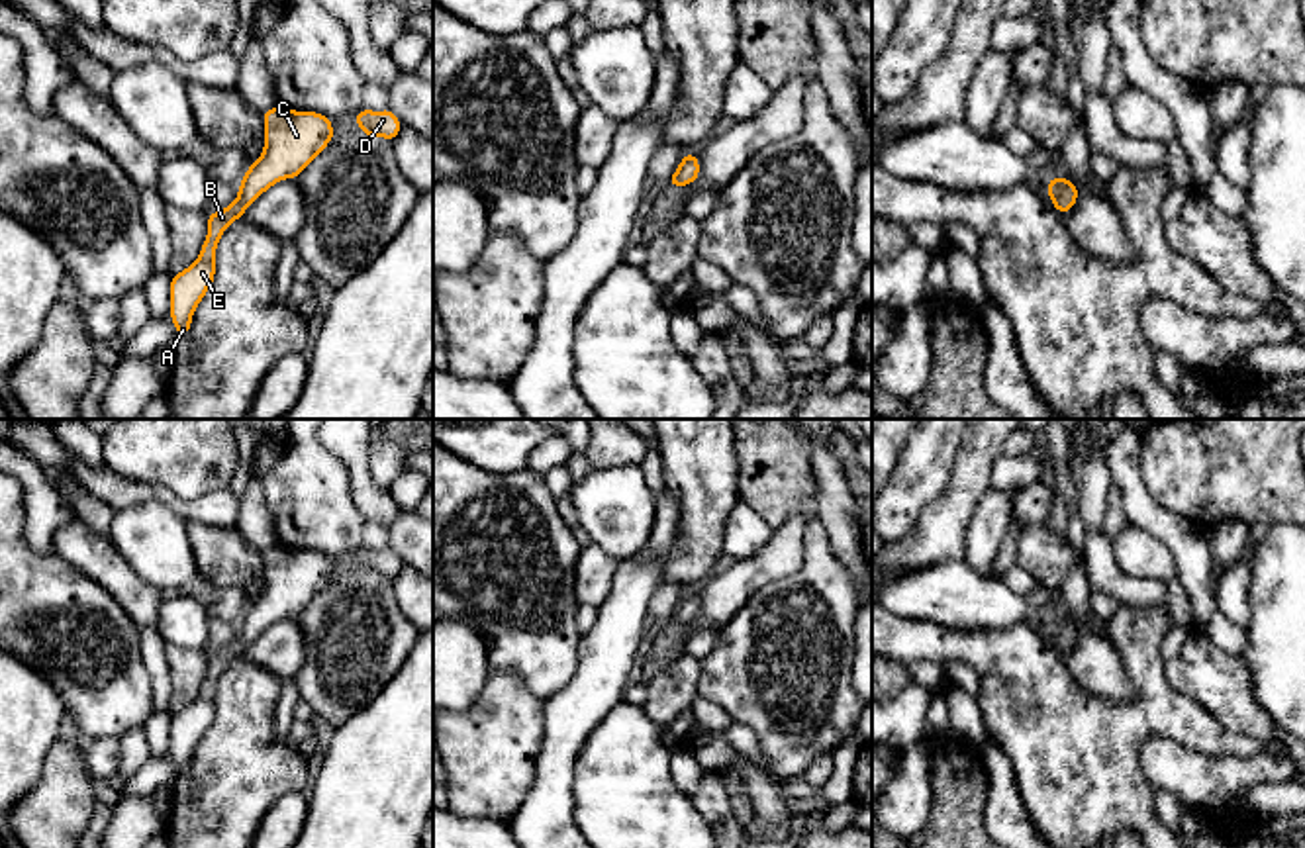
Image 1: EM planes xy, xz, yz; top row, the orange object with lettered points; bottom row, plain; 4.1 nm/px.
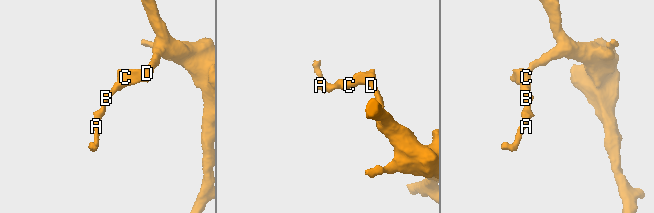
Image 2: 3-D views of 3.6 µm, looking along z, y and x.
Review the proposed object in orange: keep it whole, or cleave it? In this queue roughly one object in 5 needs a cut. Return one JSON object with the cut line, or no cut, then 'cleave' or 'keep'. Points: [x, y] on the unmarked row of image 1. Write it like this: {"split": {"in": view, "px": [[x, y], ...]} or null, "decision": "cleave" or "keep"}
{"split": null, "decision": "keep"}

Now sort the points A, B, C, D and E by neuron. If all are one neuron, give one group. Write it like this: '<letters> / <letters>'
A B C D E

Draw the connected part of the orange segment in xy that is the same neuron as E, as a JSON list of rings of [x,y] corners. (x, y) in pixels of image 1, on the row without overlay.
[[[274,544],[263,550],[265,588],[247,607],[237,638],[208,652],[208,674],[194,703],[170,715],[169,754],[176,777],[190,772],[192,754],[216,717],[216,687],[227,664],[245,654],[272,623],[298,617],[300,611],[333,580],[333,560],[317,550],[294,550]]]

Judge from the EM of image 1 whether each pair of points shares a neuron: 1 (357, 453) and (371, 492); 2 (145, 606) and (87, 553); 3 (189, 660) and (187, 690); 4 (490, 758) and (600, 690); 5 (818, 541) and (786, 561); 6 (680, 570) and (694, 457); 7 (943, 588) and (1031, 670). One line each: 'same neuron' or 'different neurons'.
1: same neuron
2: same neuron
3: same neuron
4: different neurons
5: different neurons
6: same neuron
7: different neurons

